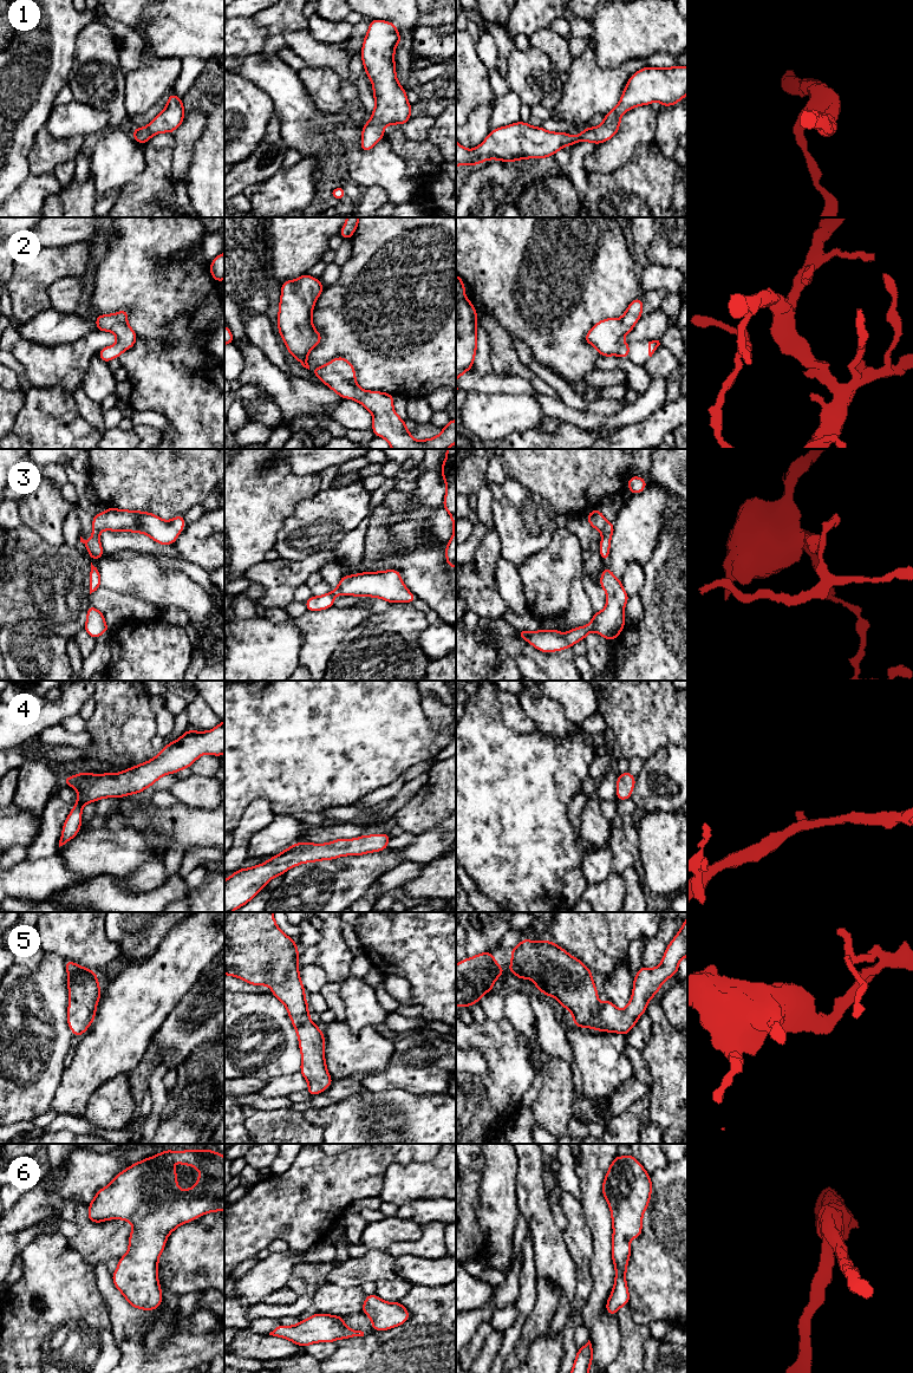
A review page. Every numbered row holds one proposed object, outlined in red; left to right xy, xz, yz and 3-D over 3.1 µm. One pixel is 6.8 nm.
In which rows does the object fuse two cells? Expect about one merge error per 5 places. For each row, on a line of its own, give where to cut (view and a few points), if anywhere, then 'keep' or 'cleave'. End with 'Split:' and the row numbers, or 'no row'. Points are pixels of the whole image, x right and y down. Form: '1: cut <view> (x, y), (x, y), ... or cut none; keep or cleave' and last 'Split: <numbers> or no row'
1: cut none; keep
2: cut none; keep
3: cut none; keep
4: cut none; keep
5: cut none; keep
6: cut none; keep
Split: no row

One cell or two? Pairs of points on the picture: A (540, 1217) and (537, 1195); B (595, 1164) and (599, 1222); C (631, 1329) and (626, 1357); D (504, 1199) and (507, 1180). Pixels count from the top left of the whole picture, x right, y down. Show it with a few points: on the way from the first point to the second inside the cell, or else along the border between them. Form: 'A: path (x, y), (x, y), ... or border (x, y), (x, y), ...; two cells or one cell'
A: path (537, 1211), (537, 1201); one cell
B: path (594, 1178), (595, 1208); one cell
C: path (631, 1336), (631, 1349); one cell
D: path (504, 1195), (504, 1185); one cell

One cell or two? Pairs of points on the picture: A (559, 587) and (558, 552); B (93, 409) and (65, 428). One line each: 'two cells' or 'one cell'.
A: one cell
B: two cells

